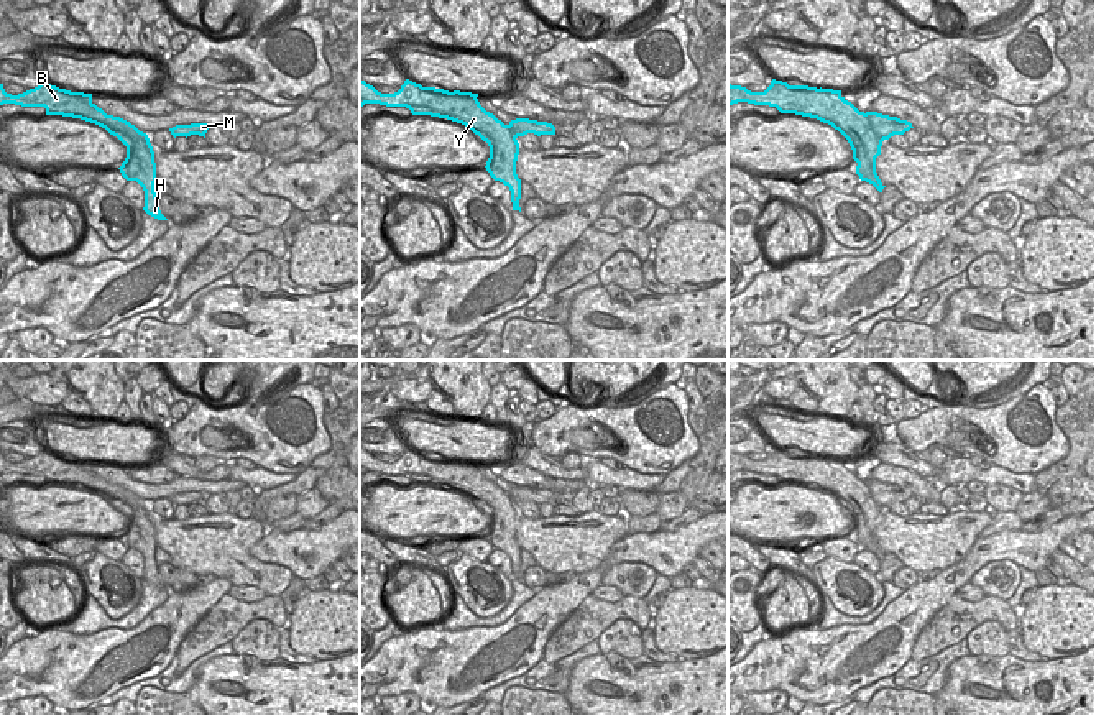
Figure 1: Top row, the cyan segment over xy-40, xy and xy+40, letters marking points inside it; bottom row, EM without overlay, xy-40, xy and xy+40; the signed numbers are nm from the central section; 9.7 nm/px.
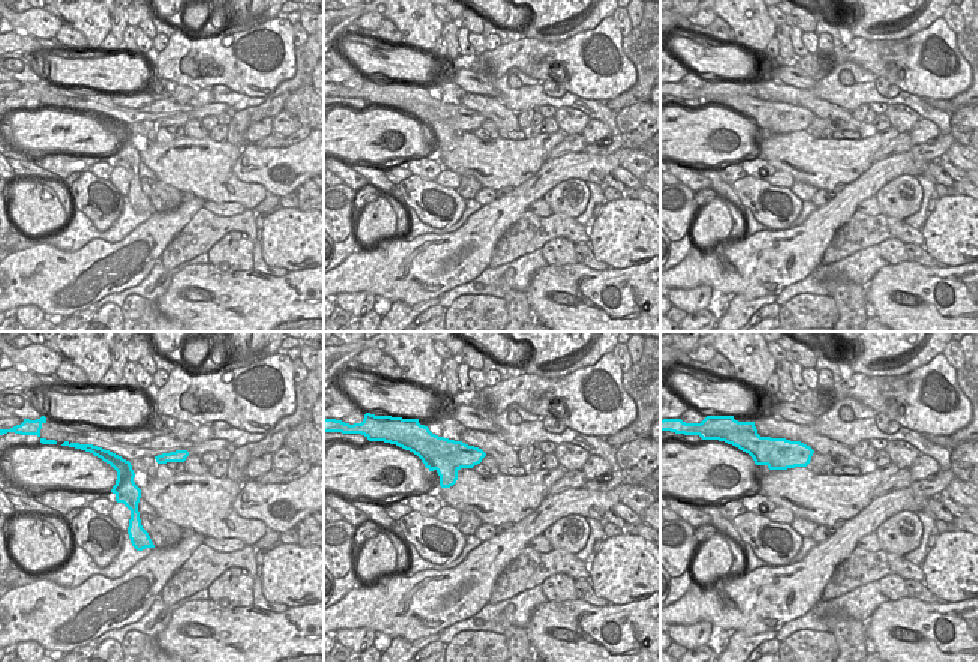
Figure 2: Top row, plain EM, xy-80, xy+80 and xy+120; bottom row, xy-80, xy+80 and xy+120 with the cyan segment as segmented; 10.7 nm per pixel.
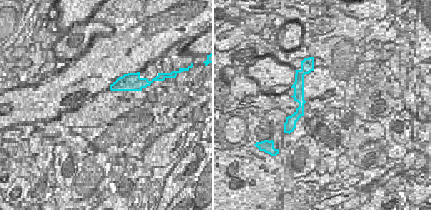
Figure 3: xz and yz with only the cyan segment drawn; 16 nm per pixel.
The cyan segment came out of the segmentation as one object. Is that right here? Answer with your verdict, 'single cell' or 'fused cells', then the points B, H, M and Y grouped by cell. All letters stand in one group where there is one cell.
fused cells; groups B H Y / M

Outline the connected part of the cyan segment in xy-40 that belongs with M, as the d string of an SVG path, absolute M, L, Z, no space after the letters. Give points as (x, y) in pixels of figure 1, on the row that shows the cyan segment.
M191 123L191 125L176 125L169 128L171 135L176 136L191 136L191 135L199 135L205 138L207 130L210 125L207 123Z

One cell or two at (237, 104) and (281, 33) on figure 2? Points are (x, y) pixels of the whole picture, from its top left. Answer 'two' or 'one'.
two

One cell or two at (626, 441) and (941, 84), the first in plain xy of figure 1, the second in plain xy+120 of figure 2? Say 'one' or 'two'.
one

